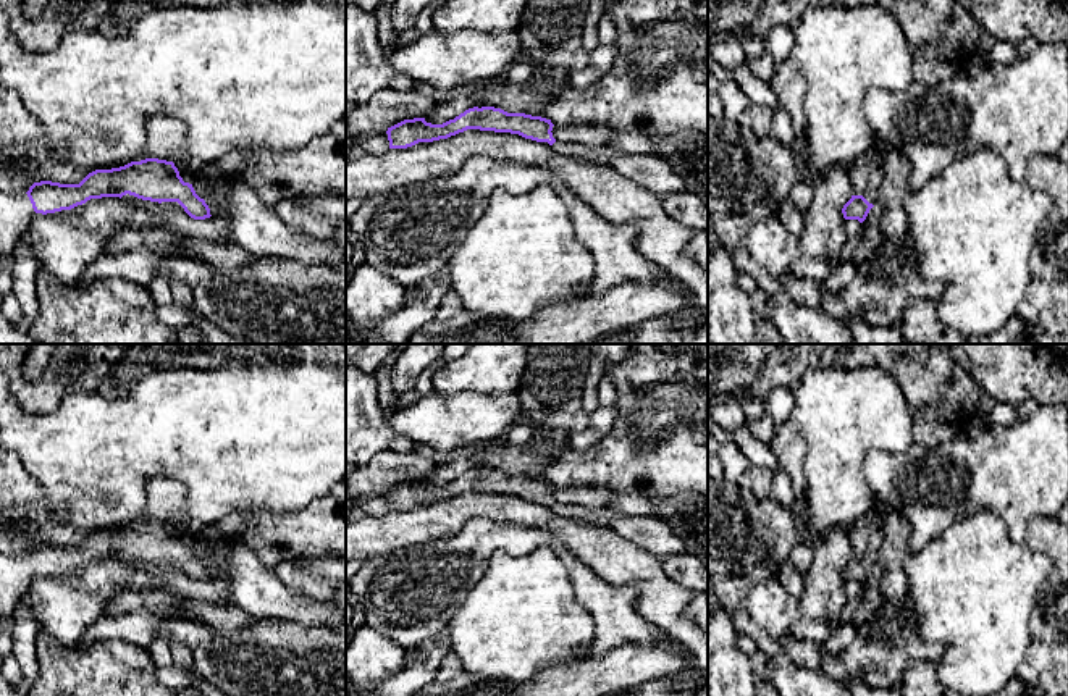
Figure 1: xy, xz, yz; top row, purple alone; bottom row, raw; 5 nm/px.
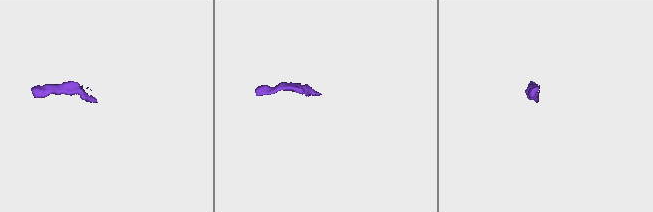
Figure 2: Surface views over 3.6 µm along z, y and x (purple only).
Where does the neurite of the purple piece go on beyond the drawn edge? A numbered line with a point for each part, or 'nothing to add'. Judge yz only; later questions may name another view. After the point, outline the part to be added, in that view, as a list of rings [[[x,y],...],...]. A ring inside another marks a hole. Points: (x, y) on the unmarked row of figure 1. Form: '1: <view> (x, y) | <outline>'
1: yz (870, 556) | [[[882,518],[877,522],[876,528],[872,530],[868,541],[868,547],[864,554],[861,556],[872,567],[876,567],[877,564],[877,554],[882,543],[881,526],[882,526]]]

